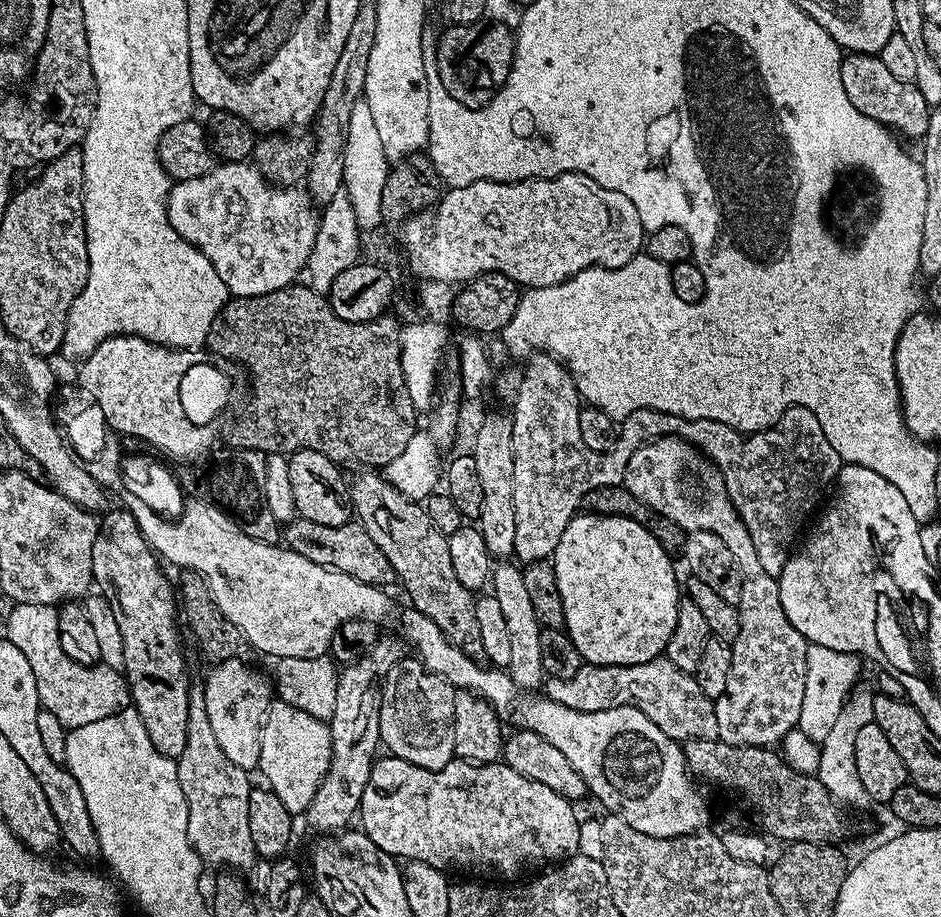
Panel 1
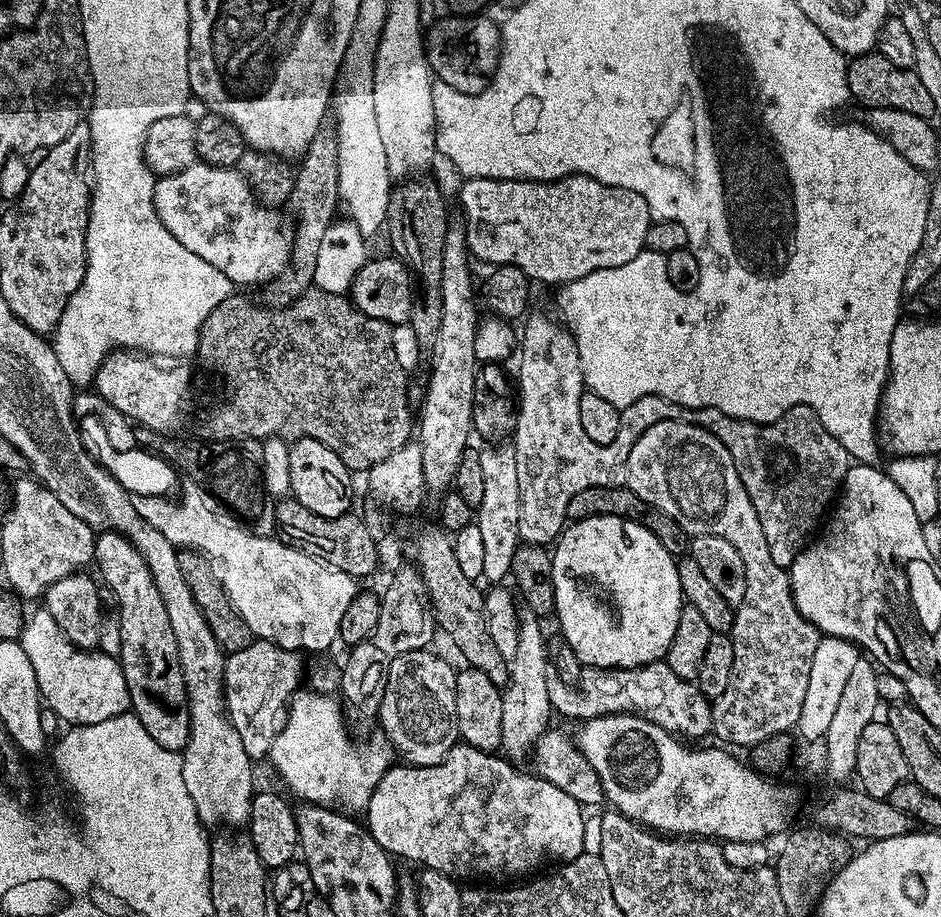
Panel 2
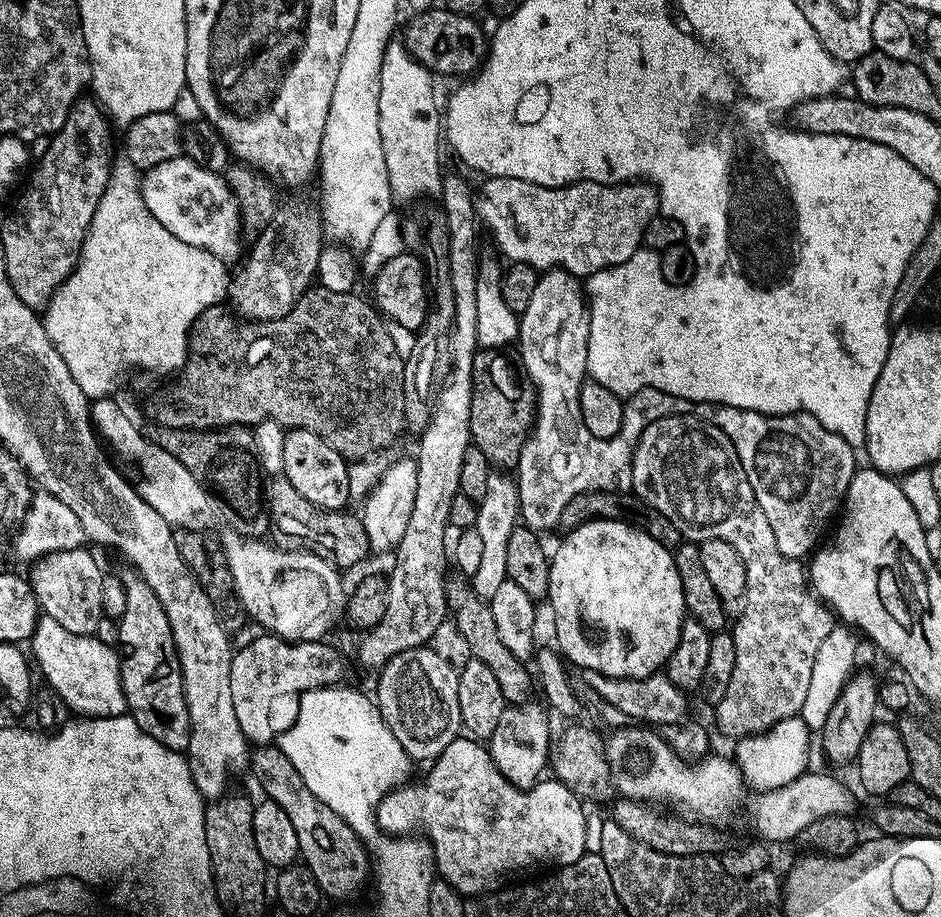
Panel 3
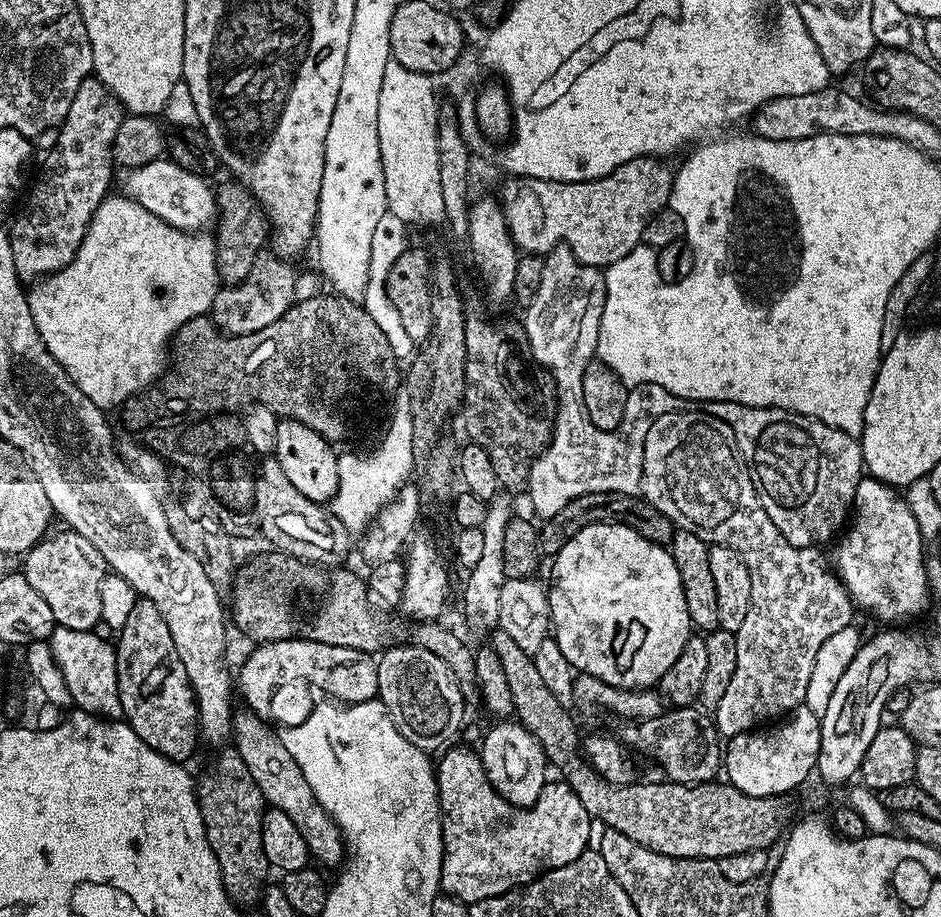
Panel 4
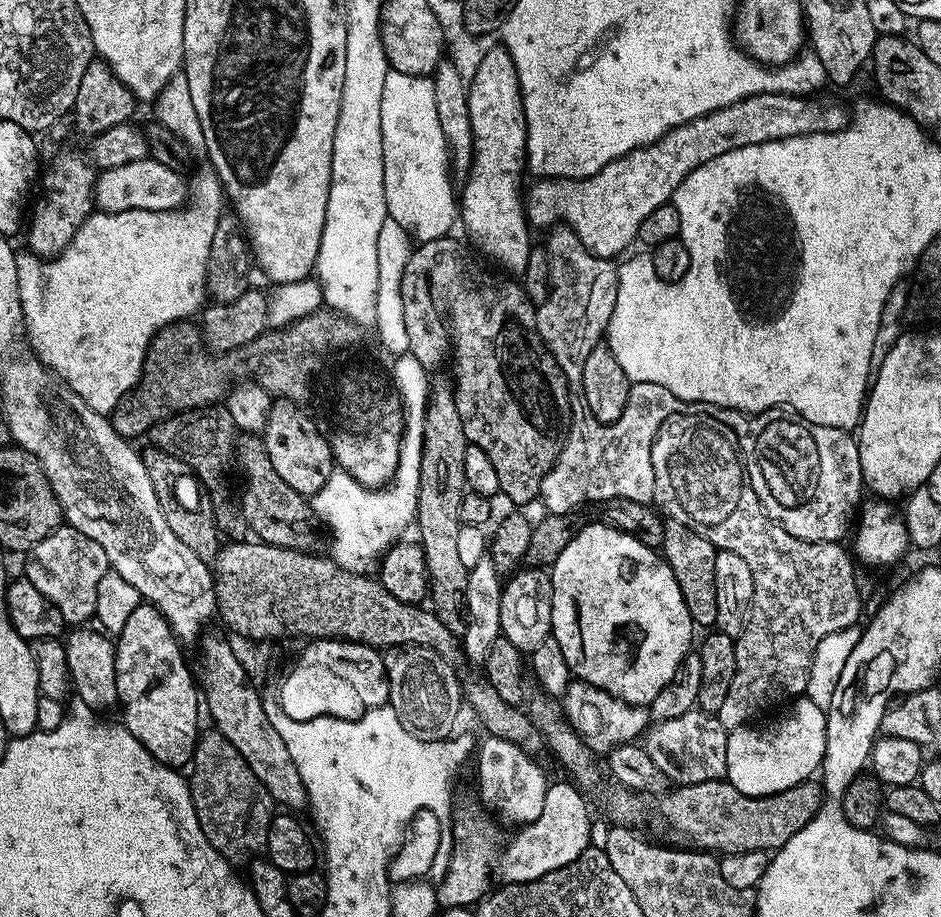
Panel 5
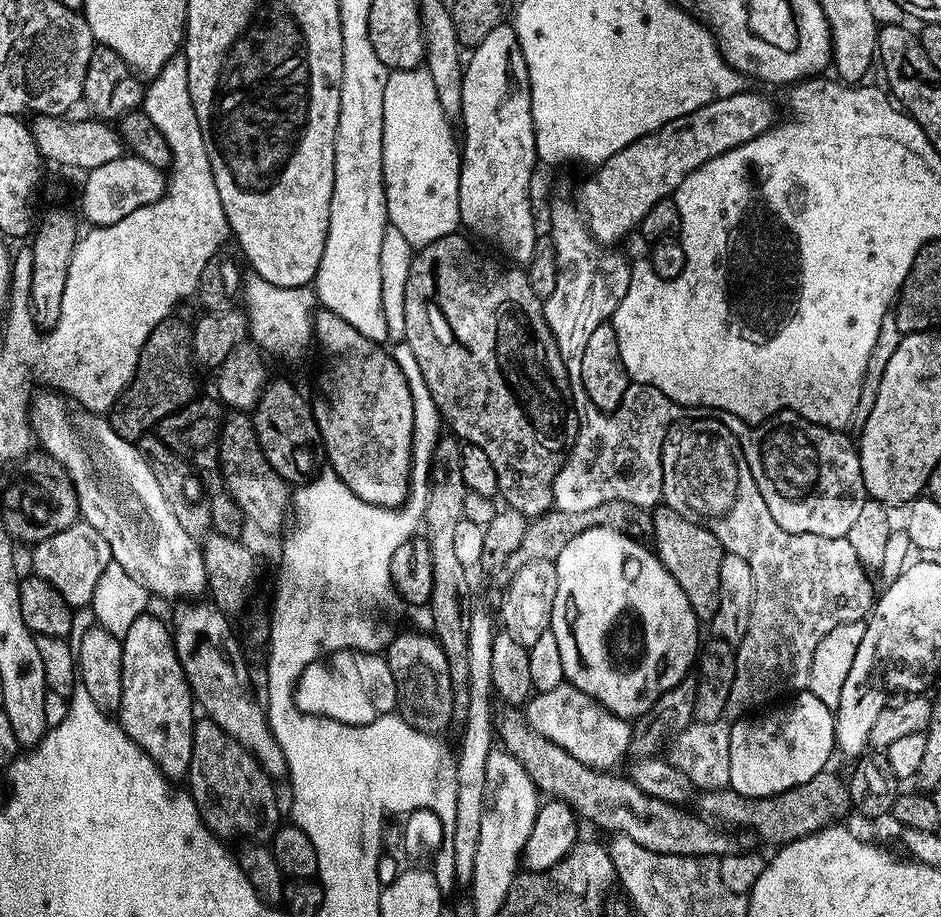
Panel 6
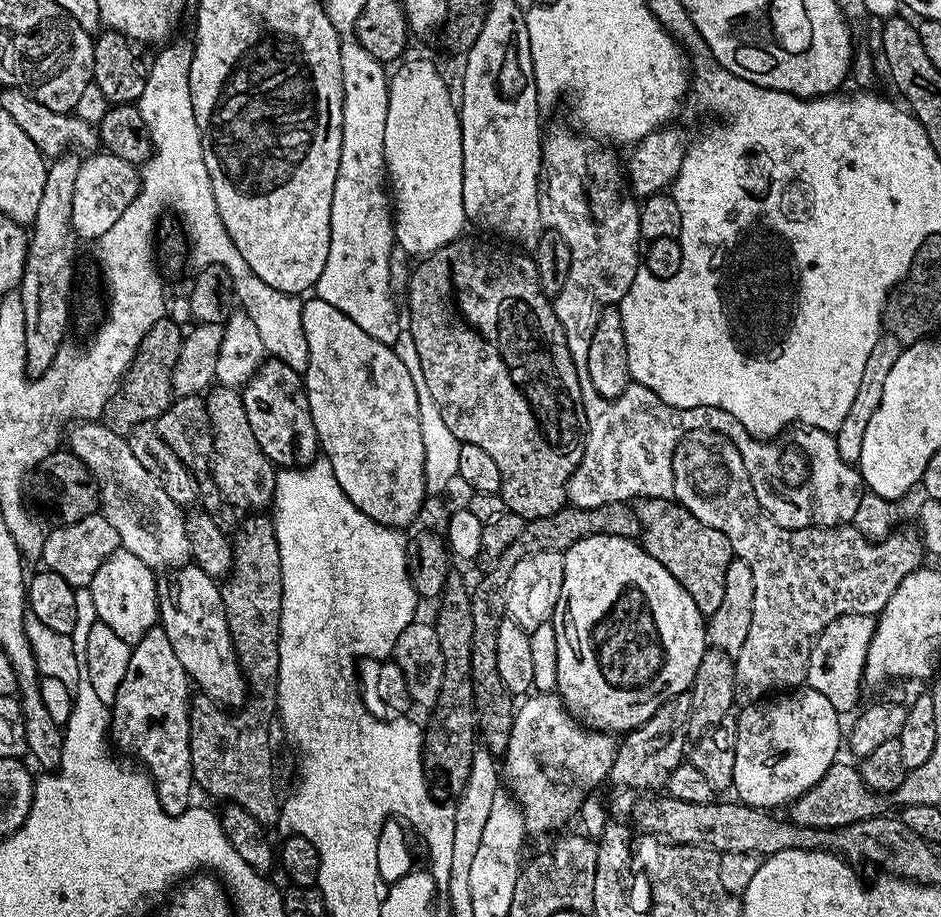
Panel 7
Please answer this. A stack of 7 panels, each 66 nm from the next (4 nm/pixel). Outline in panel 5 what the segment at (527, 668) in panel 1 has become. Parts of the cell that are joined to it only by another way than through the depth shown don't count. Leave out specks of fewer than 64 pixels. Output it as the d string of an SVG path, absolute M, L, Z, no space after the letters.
M485 735L475 751L476 784L480 787L479 801L497 821L505 820L512 826L523 826L534 822L542 814L542 802L546 802L549 777L544 777L540 764L533 753L506 738Z

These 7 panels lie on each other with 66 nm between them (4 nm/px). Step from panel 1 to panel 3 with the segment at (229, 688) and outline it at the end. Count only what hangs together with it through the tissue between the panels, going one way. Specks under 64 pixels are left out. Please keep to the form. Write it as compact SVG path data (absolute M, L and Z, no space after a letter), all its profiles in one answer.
M271 633L260 634L233 653L230 670L230 692L239 728L249 743L266 746L297 720L300 706L286 706L276 712L276 726L271 729L269 710L273 699L283 694L302 694L336 686L344 672L344 660L325 641L286 641Z

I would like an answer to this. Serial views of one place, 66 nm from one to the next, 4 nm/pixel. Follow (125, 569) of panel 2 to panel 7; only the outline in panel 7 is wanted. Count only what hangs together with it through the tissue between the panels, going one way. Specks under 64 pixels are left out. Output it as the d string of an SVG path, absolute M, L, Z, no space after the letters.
M155 626L132 645L126 678L122 678L116 700L110 705L111 743L117 749L129 748L141 760L139 763L156 785L162 810L171 816L182 814L193 803L192 751L188 745L188 688L188 675L174 654L174 646L170 646L170 638L166 638L163 628Z

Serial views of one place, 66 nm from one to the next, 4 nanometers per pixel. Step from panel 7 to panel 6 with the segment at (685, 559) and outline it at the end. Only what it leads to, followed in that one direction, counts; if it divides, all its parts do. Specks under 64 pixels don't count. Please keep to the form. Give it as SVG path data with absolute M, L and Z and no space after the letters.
M660 506L652 512L651 543L664 569L682 586L682 594L686 594L686 602L690 602L697 621L711 622L714 614L718 614L722 558L726 555L718 538L698 526L698 522L690 522L690 518L682 518L682 514L672 508Z

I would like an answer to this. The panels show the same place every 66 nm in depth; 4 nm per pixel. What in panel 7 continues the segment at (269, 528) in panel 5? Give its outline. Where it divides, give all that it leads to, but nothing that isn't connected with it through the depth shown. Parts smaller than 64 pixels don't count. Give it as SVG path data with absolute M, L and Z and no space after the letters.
M216 386L206 399L212 423L212 477L225 505L236 510L264 510L273 503L278 468L266 458L262 446L258 446L258 438L254 438L254 430L250 430L243 395L237 389Z

